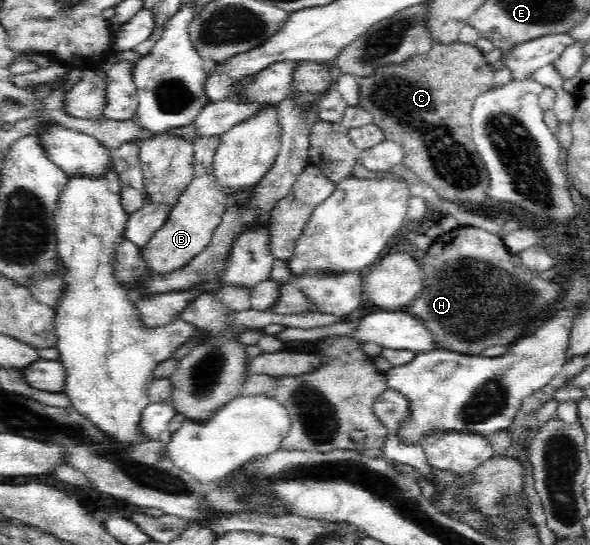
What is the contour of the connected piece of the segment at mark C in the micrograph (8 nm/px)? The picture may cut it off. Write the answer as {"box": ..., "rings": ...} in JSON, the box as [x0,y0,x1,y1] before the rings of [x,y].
{"box":[357,41,493,201],"rings":[[[459,41],[450,47],[433,44],[431,50],[425,53],[425,55],[415,57],[413,61],[409,61],[409,63],[405,63],[405,65],[391,65],[391,67],[387,67],[387,69],[381,69],[377,77],[373,77],[373,79],[370,79],[370,77],[369,79],[357,79],[357,83],[359,83],[359,86],[361,86],[361,94],[363,99],[362,107],[373,115],[372,123],[385,130],[388,141],[396,143],[404,151],[404,166],[406,166],[406,169],[408,169],[408,171],[414,175],[414,179],[416,179],[417,182],[427,185],[429,189],[433,189],[433,191],[435,191],[435,195],[437,195],[437,197],[441,197],[440,199],[443,200],[481,201],[481,199],[485,198],[486,189],[490,184],[490,177],[487,168],[485,165],[483,165],[483,161],[481,161],[481,157],[479,157],[480,153],[474,144],[472,138],[472,121],[470,118],[473,103],[477,98],[477,95],[479,95],[481,91],[485,91],[488,87],[493,86],[492,70],[485,62],[483,52],[481,52],[481,50],[477,49],[475,45],[471,46],[460,43]]]}

